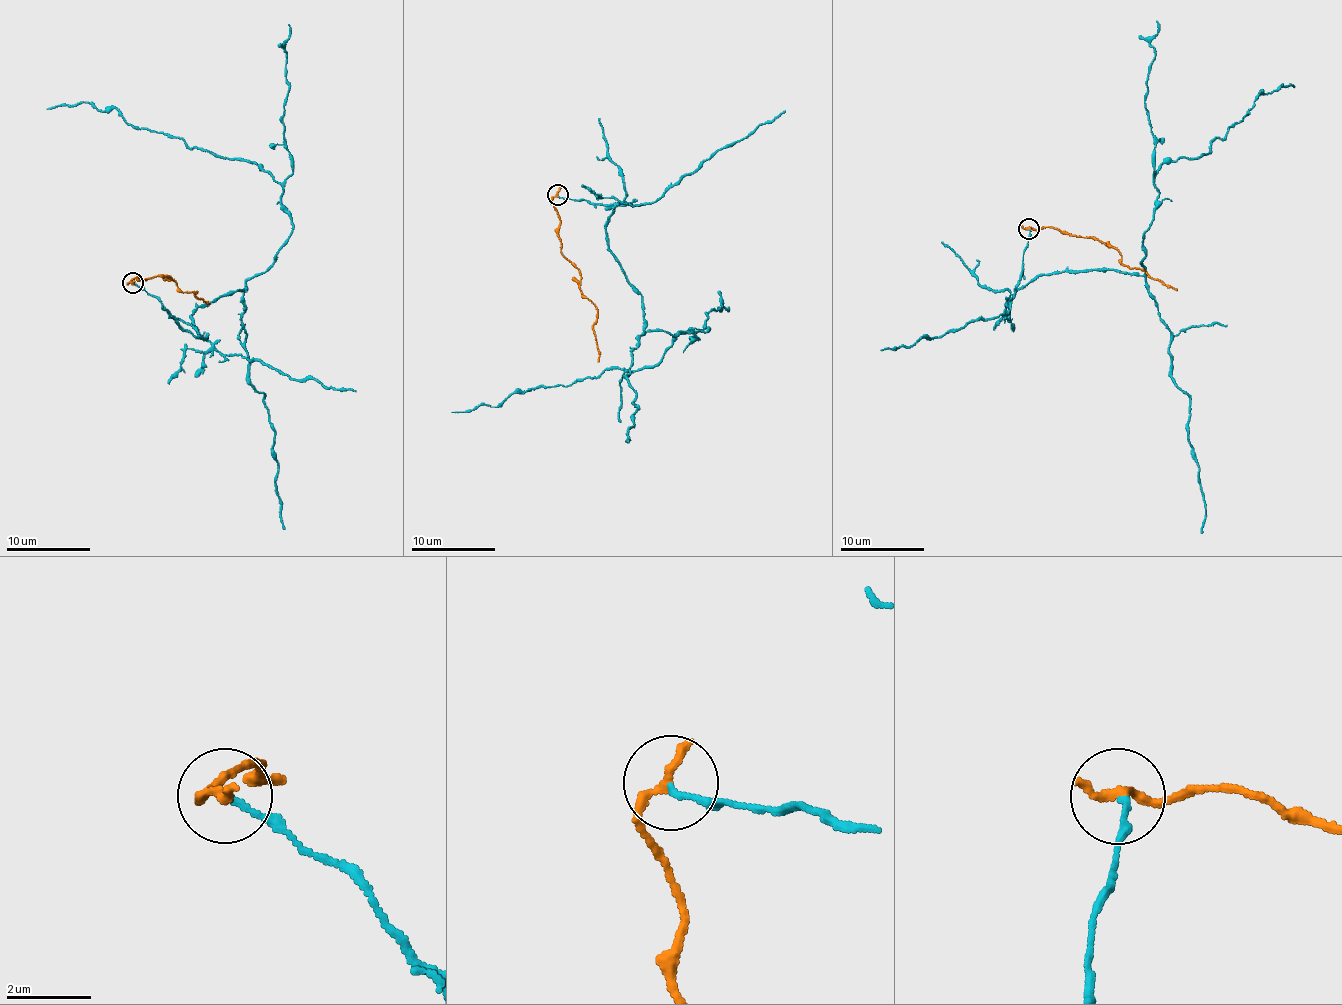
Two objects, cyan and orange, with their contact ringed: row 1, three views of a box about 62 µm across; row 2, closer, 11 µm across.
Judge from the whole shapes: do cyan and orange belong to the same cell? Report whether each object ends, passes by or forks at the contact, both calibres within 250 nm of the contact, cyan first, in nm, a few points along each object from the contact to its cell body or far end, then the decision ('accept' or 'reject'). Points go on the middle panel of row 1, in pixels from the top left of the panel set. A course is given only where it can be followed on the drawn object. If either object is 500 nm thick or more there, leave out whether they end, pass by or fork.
cyan ends | orange ends | 120/280 nm | cyan via (558, 195), (614, 209), (606, 244), (641, 297), (645, 333), (698, 337), (680, 333), (652, 366), (452, 411) | orange via (558, 195), (551, 204), (560, 222), (561, 254), (578, 271), (581, 296), (597, 308), (597, 362) | reject

